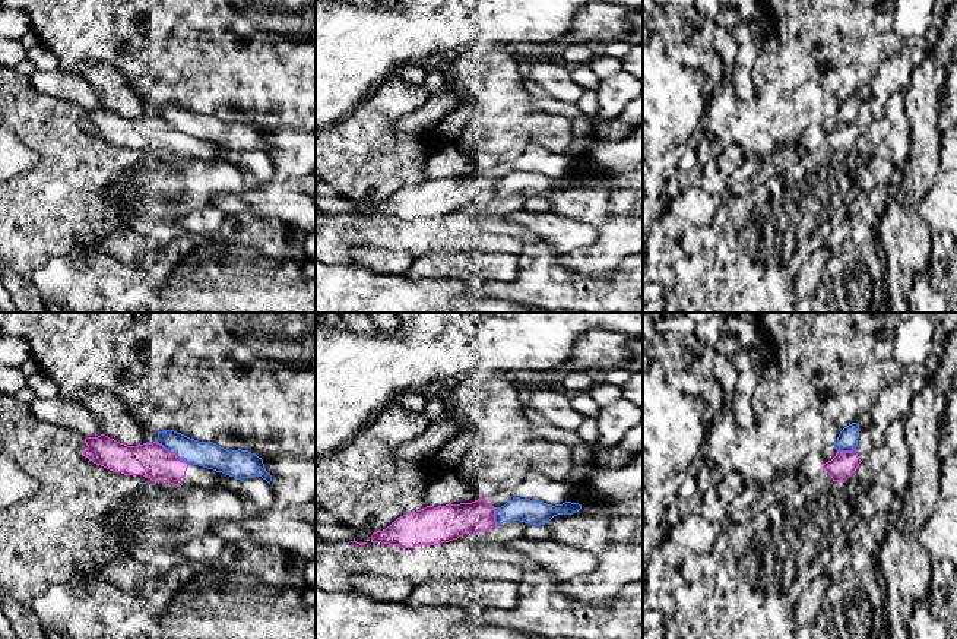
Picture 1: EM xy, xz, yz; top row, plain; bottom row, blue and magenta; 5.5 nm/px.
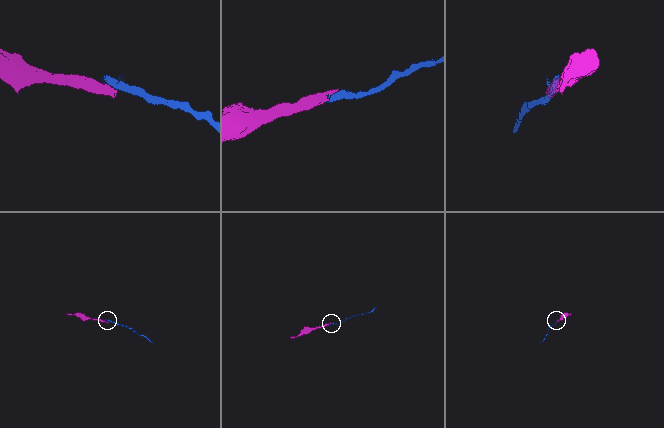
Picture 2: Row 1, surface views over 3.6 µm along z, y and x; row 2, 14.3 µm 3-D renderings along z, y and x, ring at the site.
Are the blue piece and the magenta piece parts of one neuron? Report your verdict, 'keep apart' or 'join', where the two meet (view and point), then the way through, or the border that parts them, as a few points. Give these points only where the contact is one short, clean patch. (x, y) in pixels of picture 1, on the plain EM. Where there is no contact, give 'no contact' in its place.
keep apart | xy (173, 125)

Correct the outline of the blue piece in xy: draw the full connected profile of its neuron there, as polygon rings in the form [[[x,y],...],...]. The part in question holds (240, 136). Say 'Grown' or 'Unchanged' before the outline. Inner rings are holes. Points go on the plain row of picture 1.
Grown. [[[142,99],[146,116],[159,116],[180,132],[237,152],[262,149],[269,156],[272,148],[263,132],[248,123],[226,123],[213,114],[199,114],[174,102],[158,104],[155,99]]]

